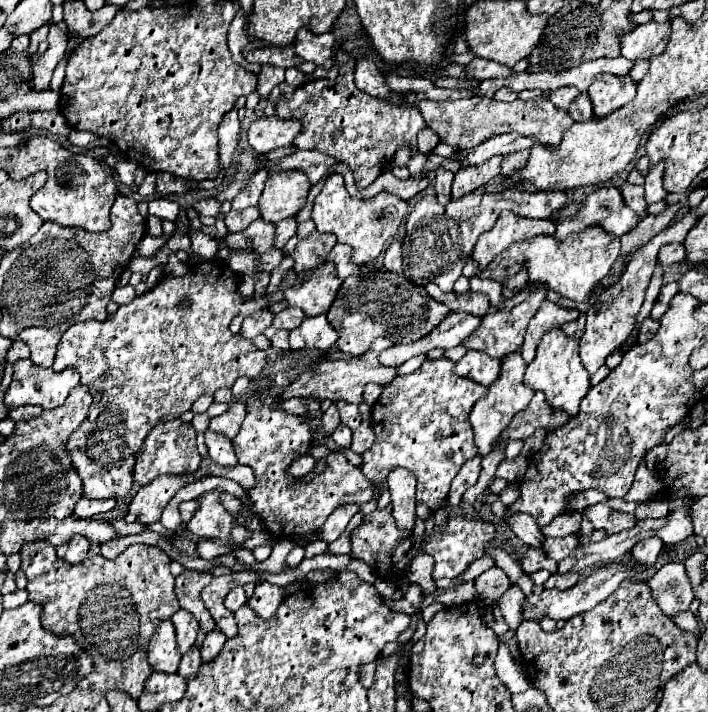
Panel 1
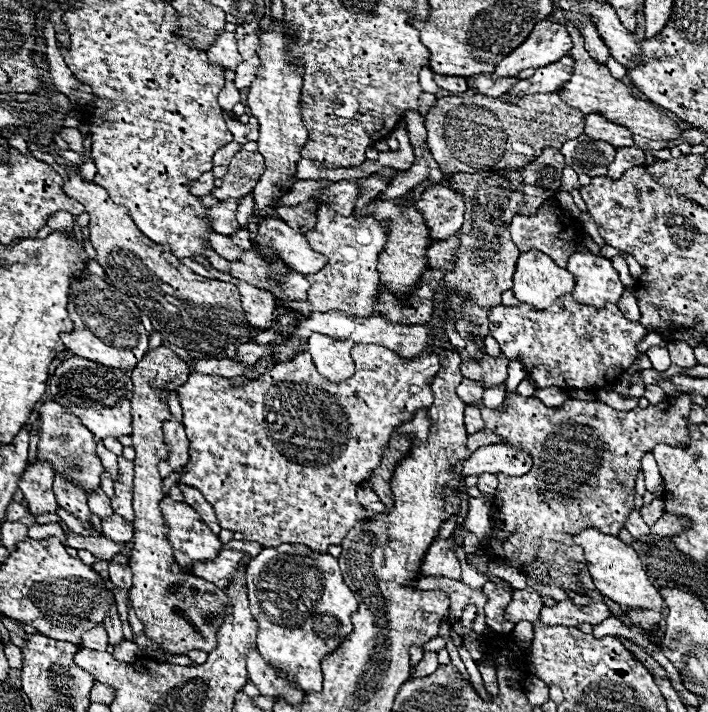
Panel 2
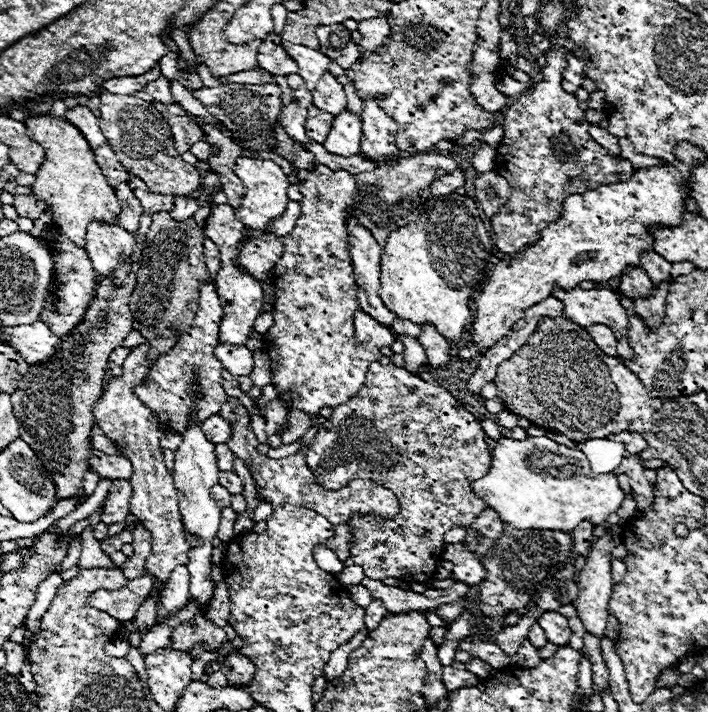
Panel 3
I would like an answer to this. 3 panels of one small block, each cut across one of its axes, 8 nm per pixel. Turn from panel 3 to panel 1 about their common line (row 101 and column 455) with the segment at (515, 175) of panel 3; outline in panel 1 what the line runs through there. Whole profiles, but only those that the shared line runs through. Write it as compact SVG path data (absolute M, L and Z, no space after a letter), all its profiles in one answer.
M450 516L448 526L444 530L440 530L440 532L434 530L426 544L422 544L422 538L420 538L416 542L416 548L422 548L426 554L434 556L434 560L436 560L434 570L432 570L432 578L434 580L438 580L438 578L456 578L466 570L466 566L470 562L474 562L476 558L484 556L484 548L490 544L490 540L494 536L494 530L496 530L494 524L478 520L478 518Z

